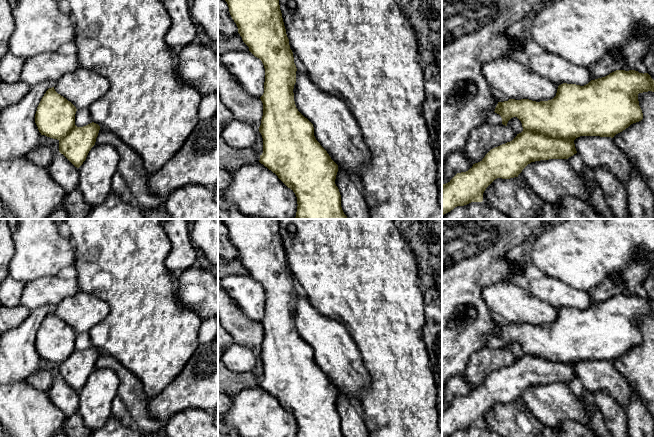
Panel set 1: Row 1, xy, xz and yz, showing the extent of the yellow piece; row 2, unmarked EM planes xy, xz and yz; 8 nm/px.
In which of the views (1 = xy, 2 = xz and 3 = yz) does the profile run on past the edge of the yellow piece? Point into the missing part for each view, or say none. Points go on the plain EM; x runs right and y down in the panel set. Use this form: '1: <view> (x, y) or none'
1: none
2: none
3: none

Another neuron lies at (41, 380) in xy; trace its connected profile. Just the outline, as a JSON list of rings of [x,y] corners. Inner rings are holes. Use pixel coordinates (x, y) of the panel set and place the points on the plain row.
[[[39,369],[27,378],[27,382],[35,389],[48,392],[50,386],[54,381],[55,376],[44,369]]]

